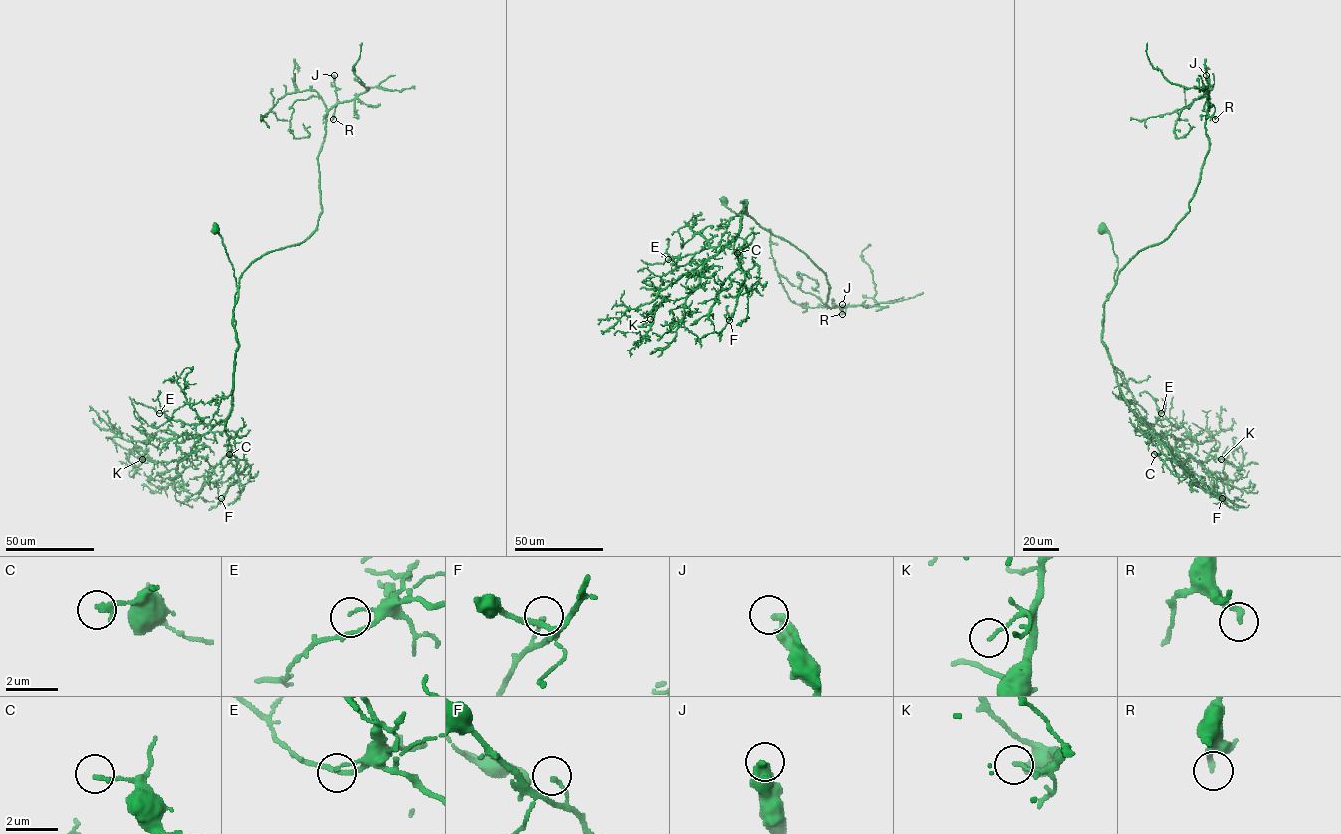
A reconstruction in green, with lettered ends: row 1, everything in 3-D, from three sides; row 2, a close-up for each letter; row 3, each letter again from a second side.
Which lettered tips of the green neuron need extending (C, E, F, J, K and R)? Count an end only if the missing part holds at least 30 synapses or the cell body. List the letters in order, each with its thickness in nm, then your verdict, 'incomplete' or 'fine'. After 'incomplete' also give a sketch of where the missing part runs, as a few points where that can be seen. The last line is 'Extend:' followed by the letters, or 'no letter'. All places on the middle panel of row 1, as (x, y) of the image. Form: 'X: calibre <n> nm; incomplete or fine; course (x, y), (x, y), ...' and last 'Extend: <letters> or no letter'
C: calibre 160 nm; fine
E: calibre 90 nm; fine
F: calibre 140 nm; fine
J: calibre 240 nm; fine
K: calibre 110 nm; fine
R: calibre 200 nm; fine
Extend: no letter

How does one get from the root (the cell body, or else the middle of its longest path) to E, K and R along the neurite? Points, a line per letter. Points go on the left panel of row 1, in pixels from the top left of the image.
E: (215, 229), (232, 264), (238, 290), (233, 322), (238, 348), (232, 410), (215, 425), (188, 425), (159, 413)
K: (215, 229), (232, 264), (238, 290), (233, 322), (238, 348), (232, 410), (181, 460), (142, 459)
R: (215, 229), (238, 286), (253, 262), (303, 242), (321, 211), (318, 155), (327, 112), (337, 103), (333, 119)

